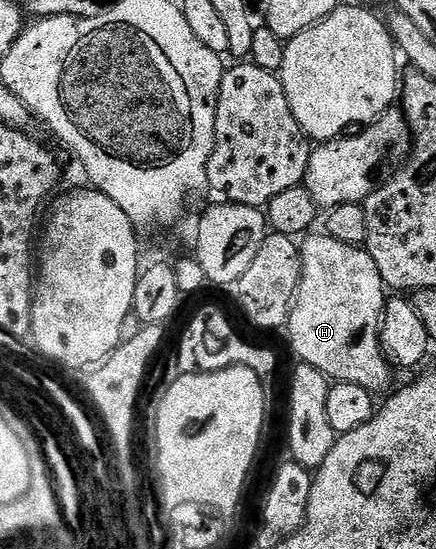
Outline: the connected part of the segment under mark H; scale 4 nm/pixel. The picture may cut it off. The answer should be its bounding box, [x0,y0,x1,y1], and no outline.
[288,233,393,393]

